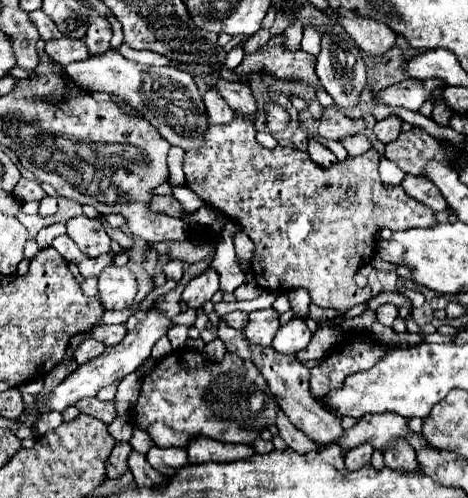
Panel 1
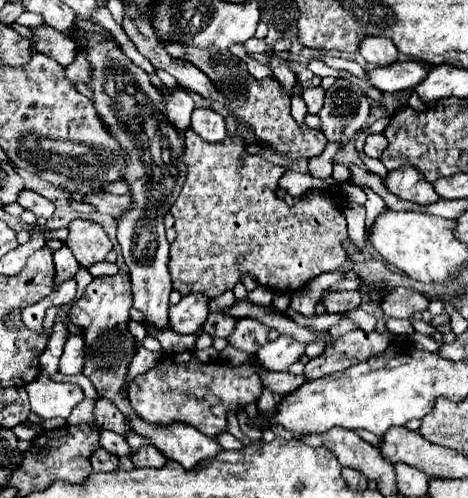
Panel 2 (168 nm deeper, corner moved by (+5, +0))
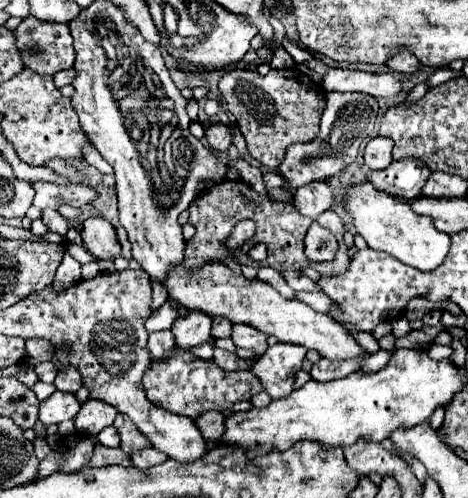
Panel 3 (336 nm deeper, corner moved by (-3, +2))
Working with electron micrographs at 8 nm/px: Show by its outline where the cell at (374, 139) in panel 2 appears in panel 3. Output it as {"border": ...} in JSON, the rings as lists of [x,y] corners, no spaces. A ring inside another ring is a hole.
{"border":[[[384,137],[370,139],[368,145],[364,147],[364,163],[374,171],[386,169],[392,163],[392,147],[394,147],[392,139]]]}

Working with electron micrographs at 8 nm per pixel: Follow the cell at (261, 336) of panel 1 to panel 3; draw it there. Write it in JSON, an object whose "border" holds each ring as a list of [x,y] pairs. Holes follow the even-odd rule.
{"border":[[[234,325],[232,327],[234,345],[242,347],[242,349],[250,349],[256,355],[262,355],[268,349],[266,339],[268,339],[268,335],[262,333],[260,329],[252,327],[252,325]]]}

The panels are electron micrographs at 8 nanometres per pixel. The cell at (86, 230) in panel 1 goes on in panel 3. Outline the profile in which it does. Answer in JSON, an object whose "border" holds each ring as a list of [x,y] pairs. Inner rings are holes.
{"border":[[[102,217],[86,219],[82,223],[82,241],[96,259],[116,259],[120,255],[116,231],[112,223]]]}

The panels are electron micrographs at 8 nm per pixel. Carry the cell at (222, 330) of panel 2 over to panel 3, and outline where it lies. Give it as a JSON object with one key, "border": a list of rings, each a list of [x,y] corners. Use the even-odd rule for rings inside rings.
{"border":[[[214,317],[212,319],[212,337],[230,337],[232,323],[226,317]]]}

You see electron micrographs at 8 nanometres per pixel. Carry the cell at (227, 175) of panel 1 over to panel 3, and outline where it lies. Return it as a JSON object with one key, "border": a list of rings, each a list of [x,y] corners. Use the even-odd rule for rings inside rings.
{"border":[[[222,181],[222,183],[216,183],[212,187],[204,189],[190,203],[188,211],[190,211],[190,225],[194,225],[194,229],[196,229],[196,235],[190,241],[186,241],[186,249],[184,249],[184,267],[188,273],[196,273],[206,263],[218,263],[218,261],[224,263],[228,259],[236,259],[236,261],[240,261],[240,265],[248,265],[254,269],[272,267],[276,271],[284,271],[284,269],[302,271],[302,269],[312,267],[320,275],[340,275],[350,267],[348,247],[342,239],[346,233],[346,227],[344,227],[344,221],[334,211],[322,213],[318,217],[318,223],[336,235],[340,249],[332,261],[322,261],[322,263],[314,263],[304,255],[304,237],[306,237],[306,231],[312,221],[308,217],[302,217],[300,213],[286,213],[286,203],[272,201],[268,195],[256,193],[246,181]],[[244,219],[252,219],[256,223],[256,233],[254,233],[254,237],[244,241],[240,247],[230,251],[226,247],[226,239],[230,237],[236,223],[240,223]],[[256,243],[266,243],[266,247],[268,247],[268,257],[264,263],[252,261],[248,257],[248,251]]]}

